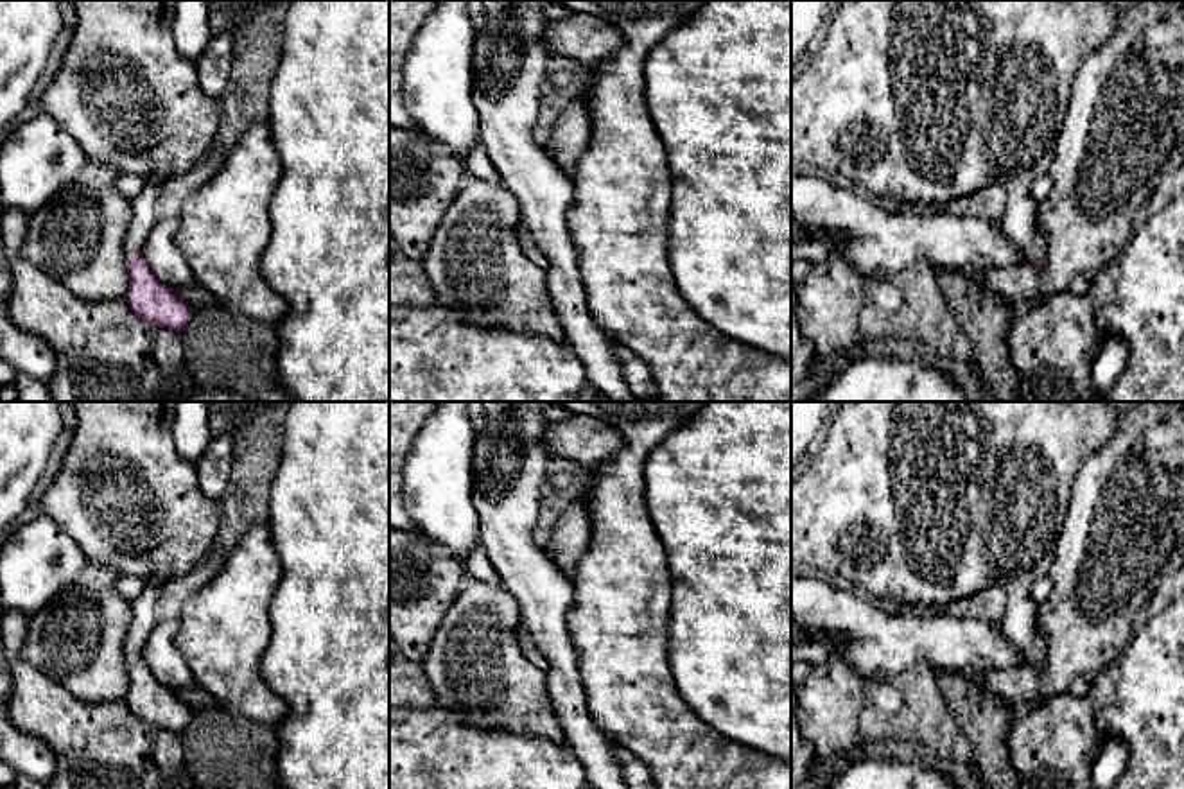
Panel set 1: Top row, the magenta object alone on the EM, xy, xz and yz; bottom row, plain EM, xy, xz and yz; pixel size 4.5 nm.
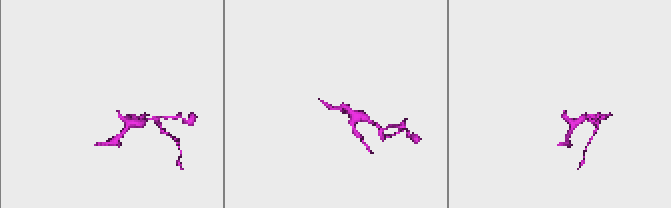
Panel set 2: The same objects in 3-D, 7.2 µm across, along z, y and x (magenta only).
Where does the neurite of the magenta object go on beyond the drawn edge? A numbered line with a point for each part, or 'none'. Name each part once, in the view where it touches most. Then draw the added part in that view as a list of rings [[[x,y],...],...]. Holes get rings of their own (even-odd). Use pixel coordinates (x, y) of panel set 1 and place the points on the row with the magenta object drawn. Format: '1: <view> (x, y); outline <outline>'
1: xy (128, 97); outline [[[72,0],[75,7],[75,32],[72,45],[65,56],[65,61],[41,95],[41,111],[57,120],[79,143],[86,158],[97,163],[106,163],[120,170],[122,174],[142,174],[151,176],[152,181],[131,199],[133,215],[126,233],[126,253],[138,253],[144,247],[144,242],[156,222],[154,204],[160,194],[160,188],[165,179],[176,174],[188,172],[201,158],[212,152],[217,127],[222,117],[221,99],[213,99],[203,93],[197,82],[196,63],[181,56],[174,43],[174,0]]]

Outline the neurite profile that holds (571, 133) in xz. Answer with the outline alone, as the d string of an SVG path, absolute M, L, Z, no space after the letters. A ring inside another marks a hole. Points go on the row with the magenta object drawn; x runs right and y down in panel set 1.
M579 93L558 117L549 142L544 145L554 163L567 174L576 167L576 161L588 145L592 120L585 95Z

